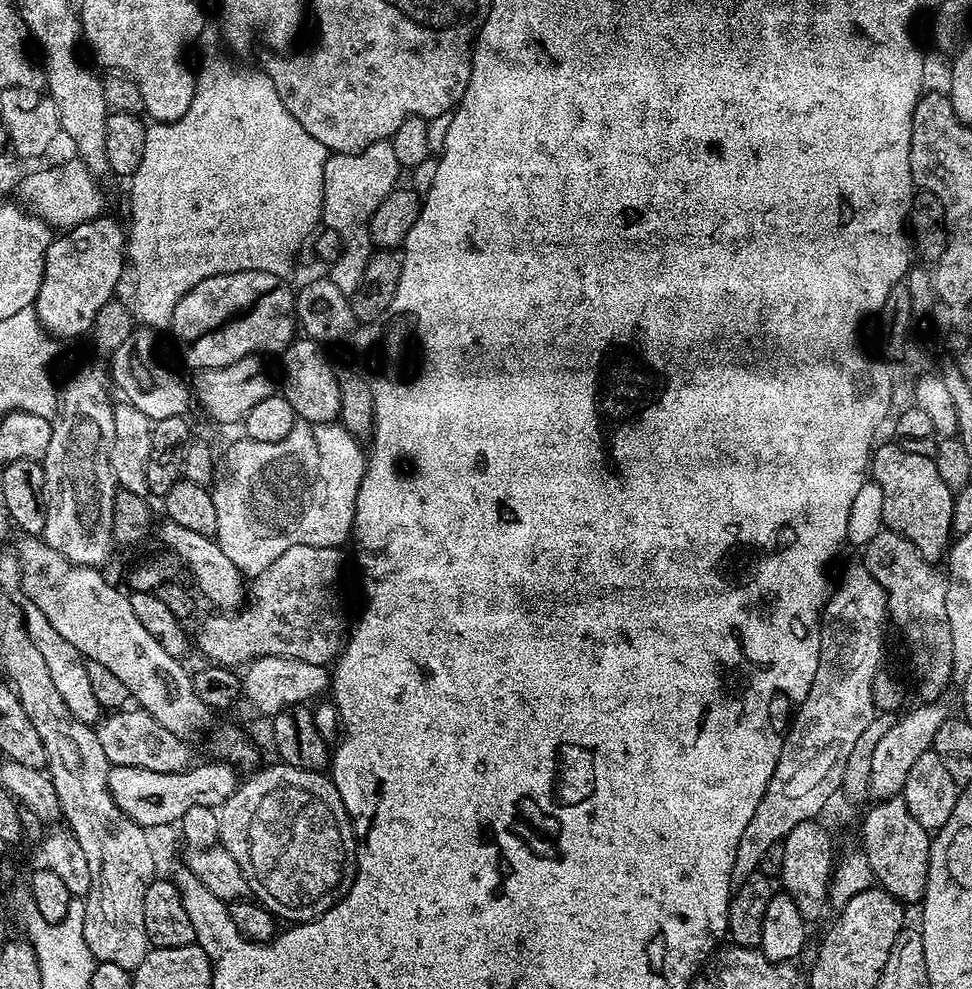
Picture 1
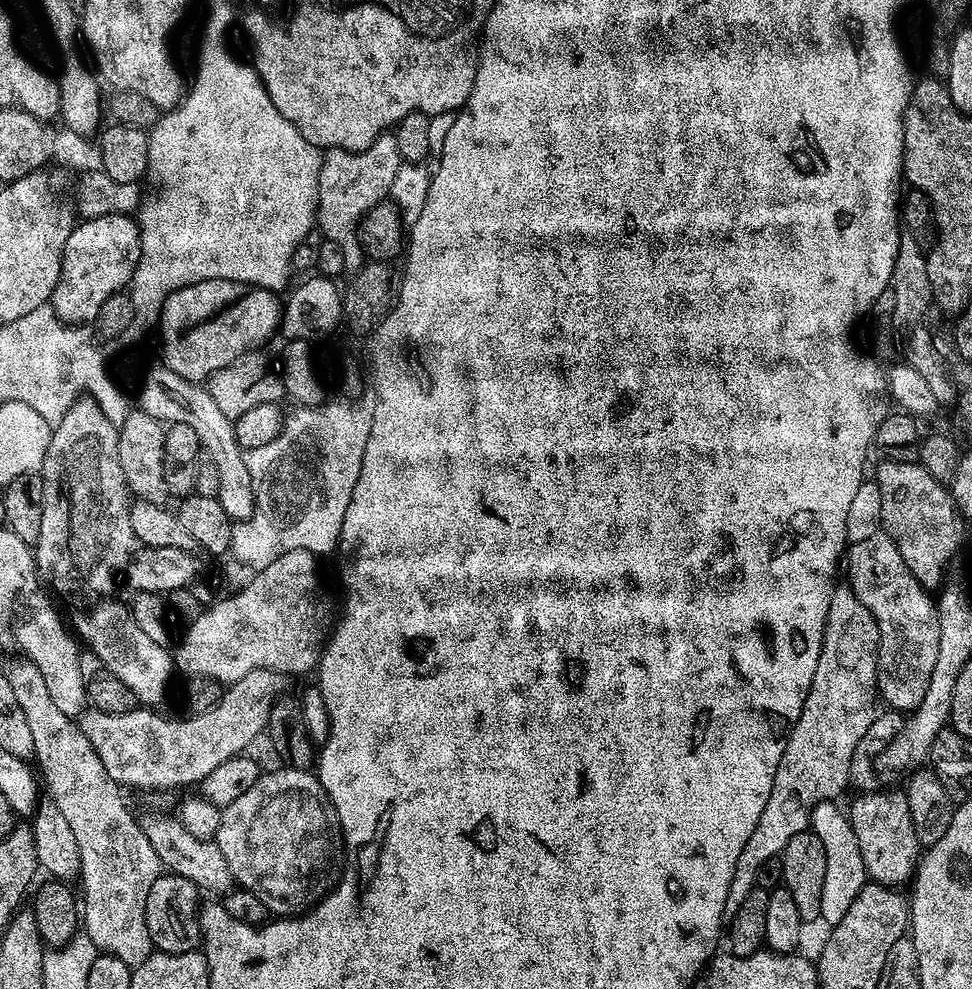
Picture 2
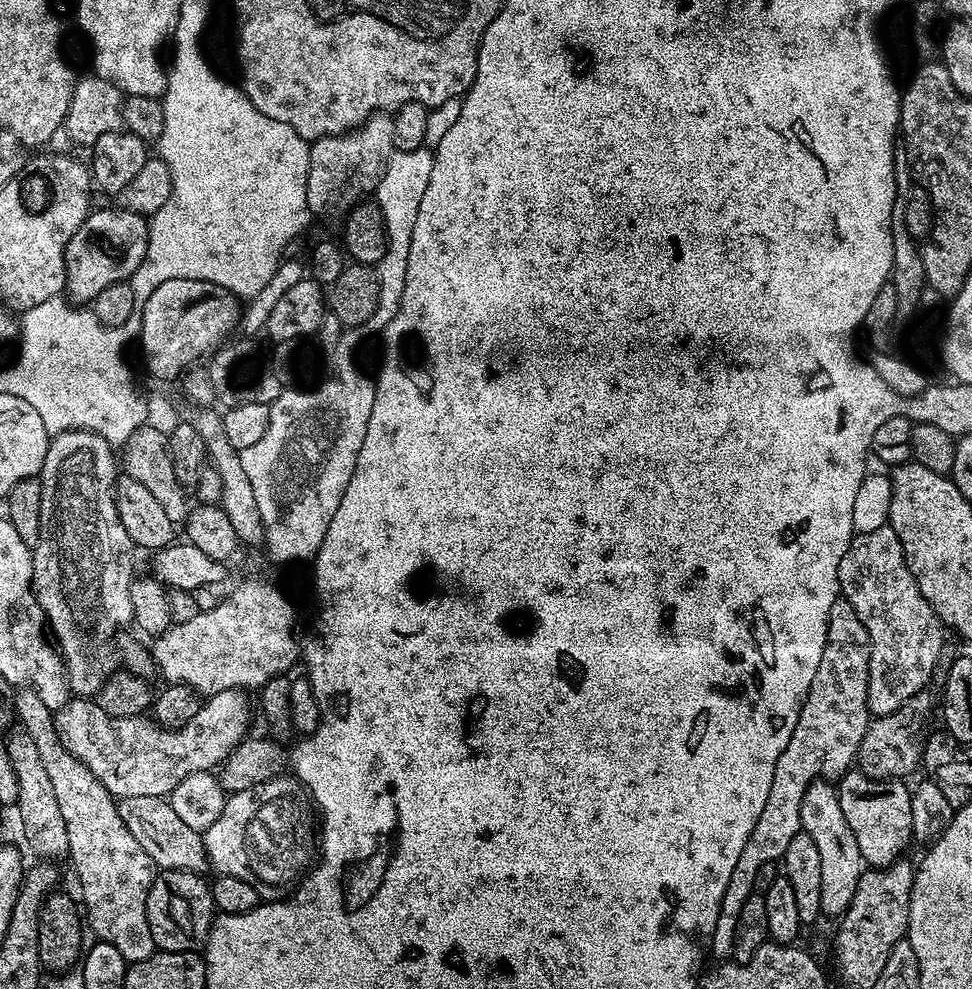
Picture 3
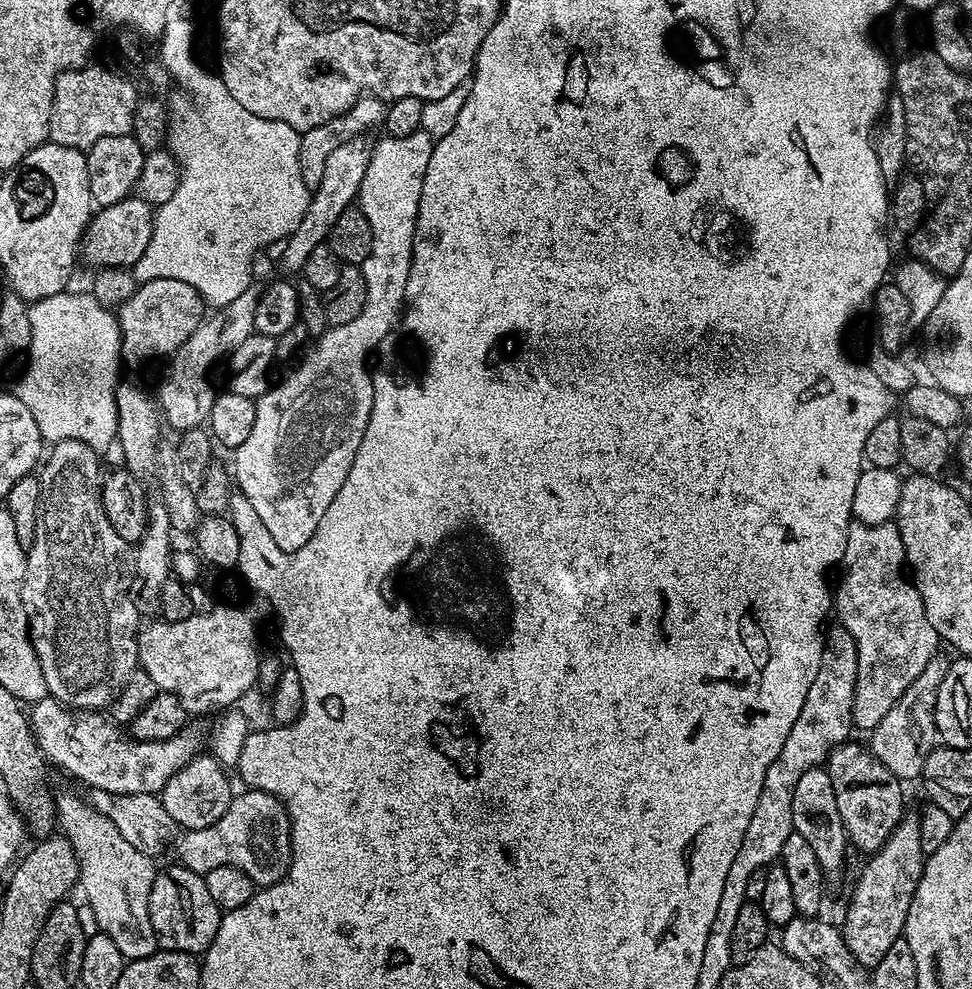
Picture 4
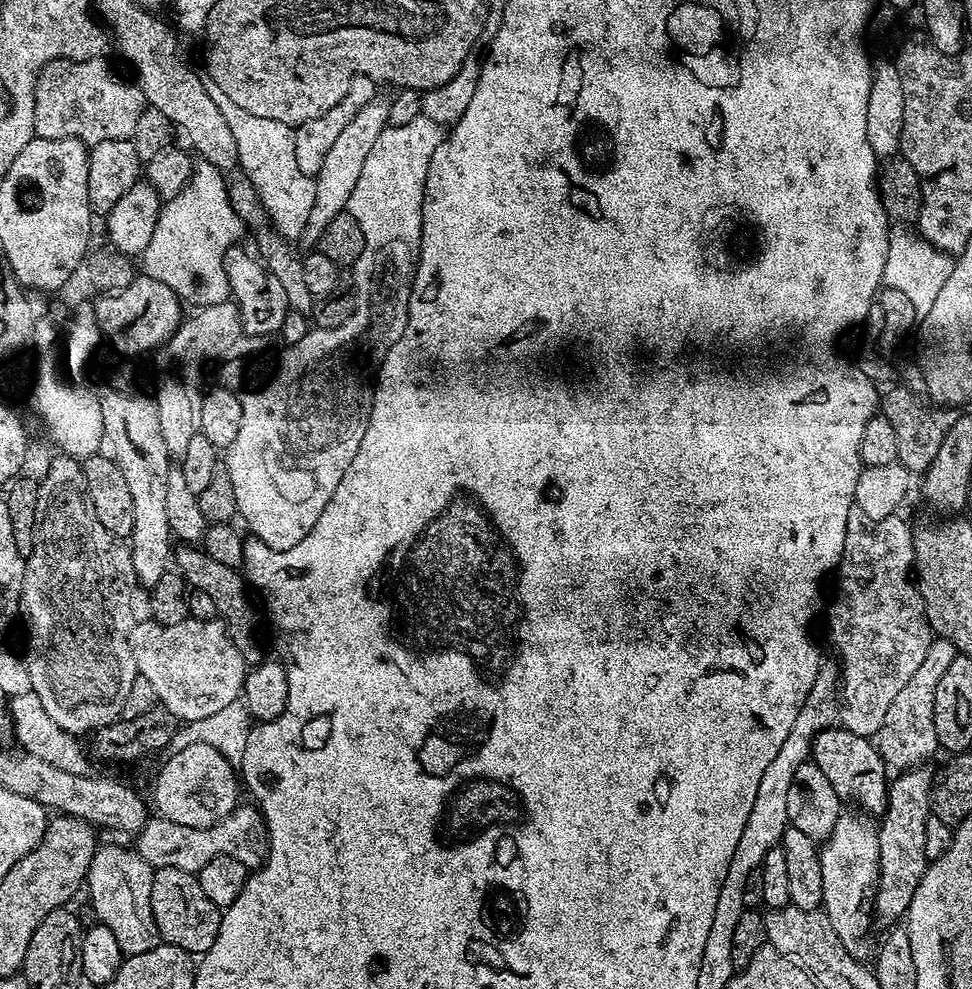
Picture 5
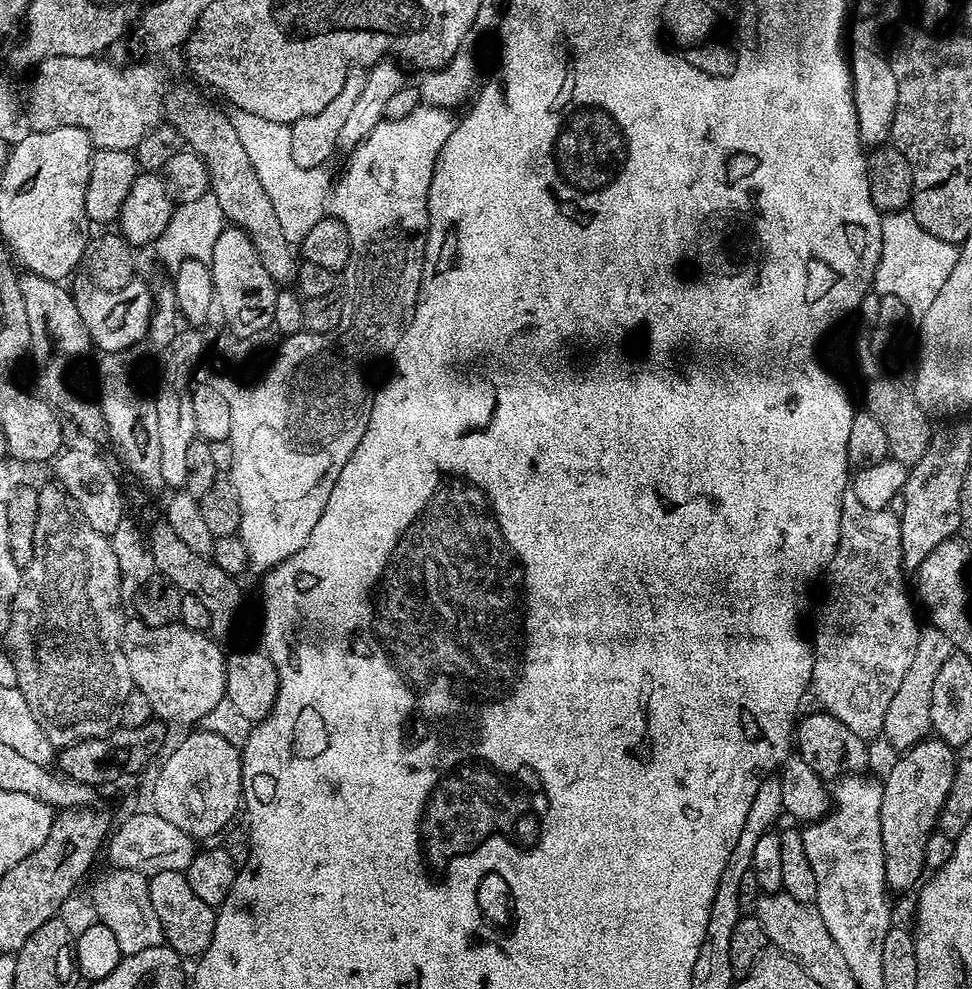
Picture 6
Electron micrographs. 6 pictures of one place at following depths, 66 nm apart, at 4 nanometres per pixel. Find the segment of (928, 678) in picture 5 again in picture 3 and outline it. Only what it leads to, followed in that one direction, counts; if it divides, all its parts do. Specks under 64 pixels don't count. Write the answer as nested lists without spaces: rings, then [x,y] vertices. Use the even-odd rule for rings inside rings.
[[[925,690],[914,694],[914,698],[907,700],[898,710],[885,716],[877,716],[869,723],[866,734],[860,743],[859,771],[876,780],[895,780],[907,777],[907,772],[921,767],[924,727],[927,726],[928,719],[932,716],[932,696],[930,693],[931,691]]]

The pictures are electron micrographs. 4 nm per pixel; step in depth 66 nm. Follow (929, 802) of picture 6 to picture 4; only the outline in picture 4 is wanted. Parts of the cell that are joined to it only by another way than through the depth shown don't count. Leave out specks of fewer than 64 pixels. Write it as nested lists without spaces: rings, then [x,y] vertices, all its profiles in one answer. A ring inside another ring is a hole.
[[[905,814],[894,834],[867,857],[868,865],[860,872],[860,881],[852,892],[852,901],[842,923],[845,944],[864,968],[875,968],[878,962],[882,962],[886,950],[903,937],[906,914],[910,914],[910,902],[914,890],[918,890],[918,878],[922,878],[925,859],[920,841],[920,818],[916,814]]]

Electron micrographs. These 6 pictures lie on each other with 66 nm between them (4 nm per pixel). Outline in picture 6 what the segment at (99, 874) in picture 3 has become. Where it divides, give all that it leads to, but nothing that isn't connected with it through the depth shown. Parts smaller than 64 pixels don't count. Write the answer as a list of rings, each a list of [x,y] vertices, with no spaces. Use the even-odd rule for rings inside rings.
[[[112,868],[92,888],[92,904],[96,907],[95,919],[114,934],[121,956],[138,954],[138,950],[150,950],[150,946],[165,943],[164,931],[154,914],[148,889],[149,877],[143,872]]]

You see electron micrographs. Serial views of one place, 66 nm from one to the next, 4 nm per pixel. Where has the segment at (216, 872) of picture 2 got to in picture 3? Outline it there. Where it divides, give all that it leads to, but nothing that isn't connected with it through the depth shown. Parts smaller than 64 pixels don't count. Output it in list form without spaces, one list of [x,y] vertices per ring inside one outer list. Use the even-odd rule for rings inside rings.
[[[154,795],[121,797],[117,808],[127,830],[137,839],[138,846],[150,855],[152,863],[157,869],[161,871],[182,869],[201,874],[206,872],[209,863],[204,852],[203,837],[192,827],[187,826],[186,822],[175,813],[171,801]]]

